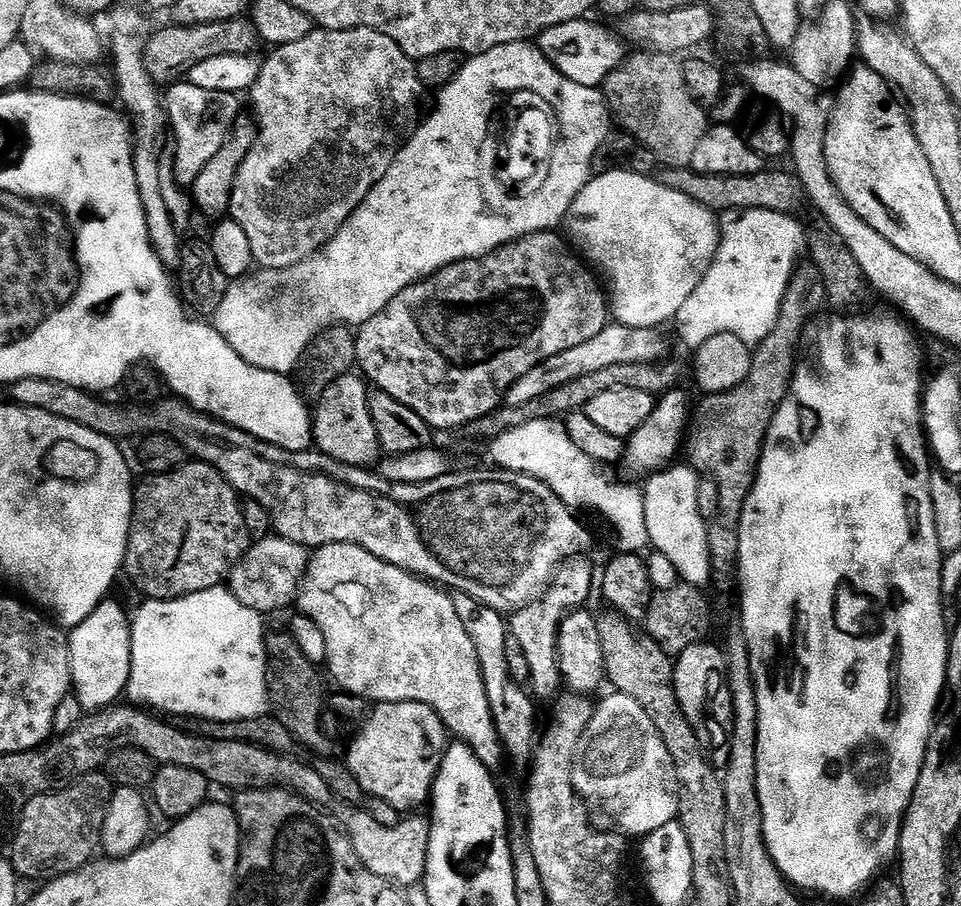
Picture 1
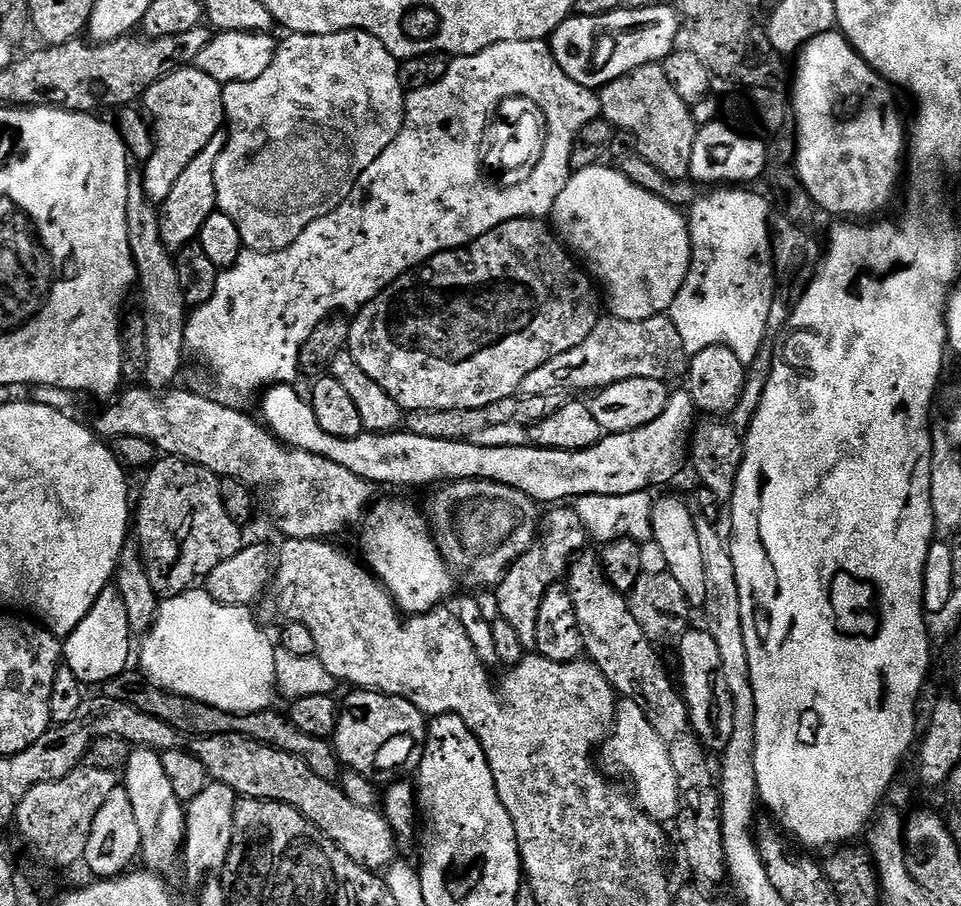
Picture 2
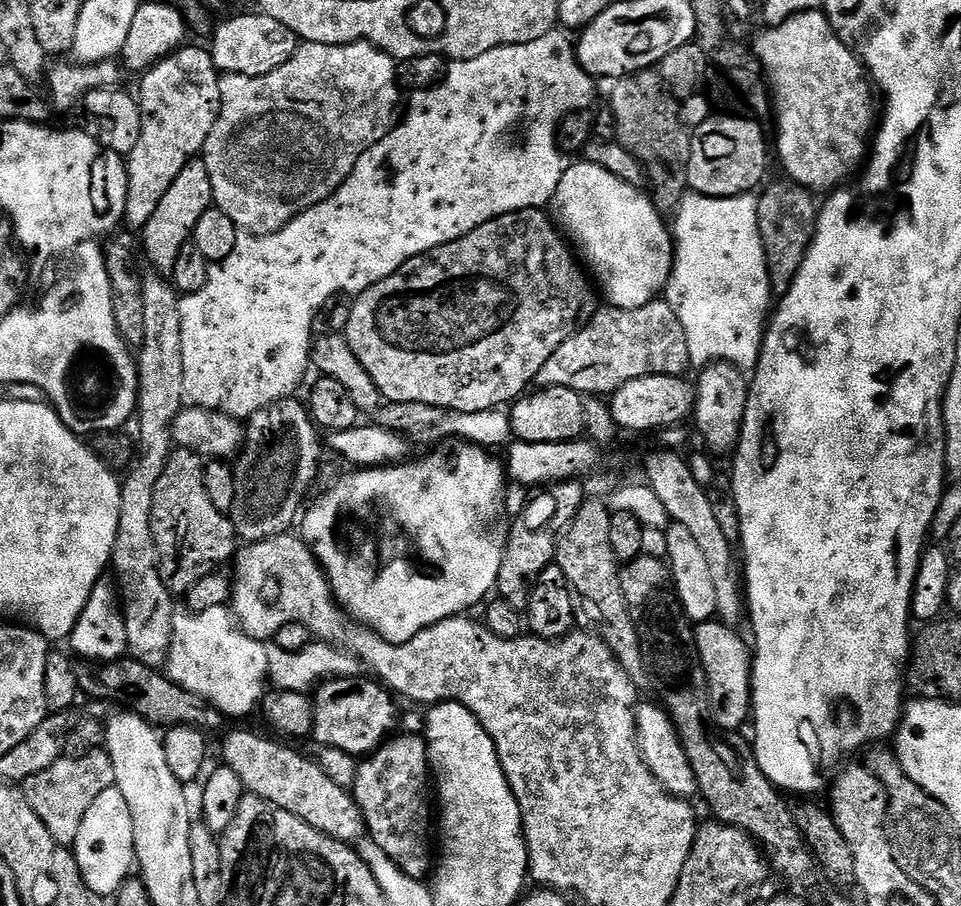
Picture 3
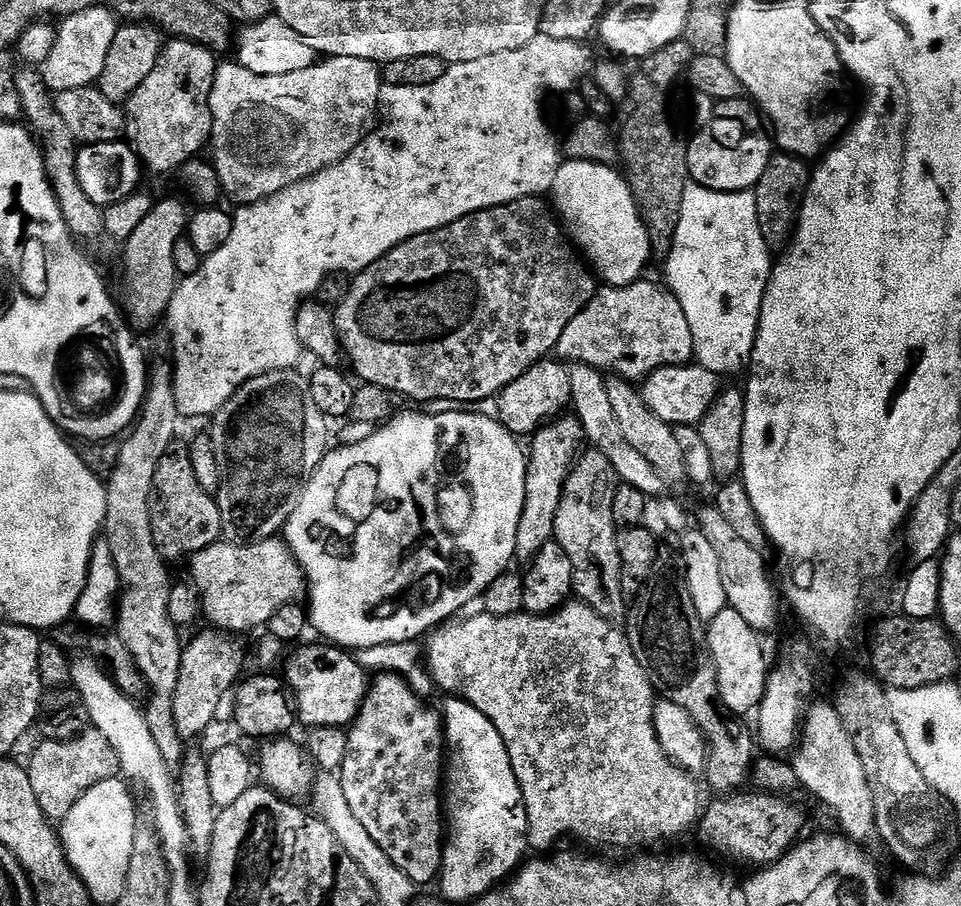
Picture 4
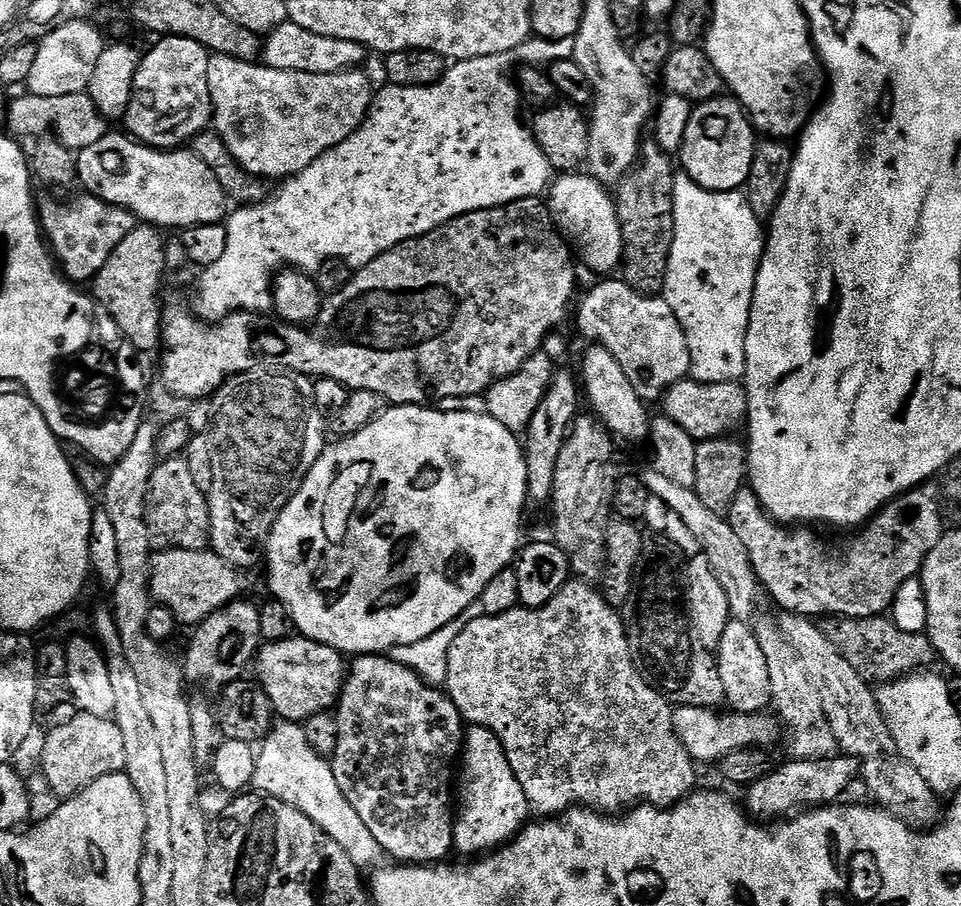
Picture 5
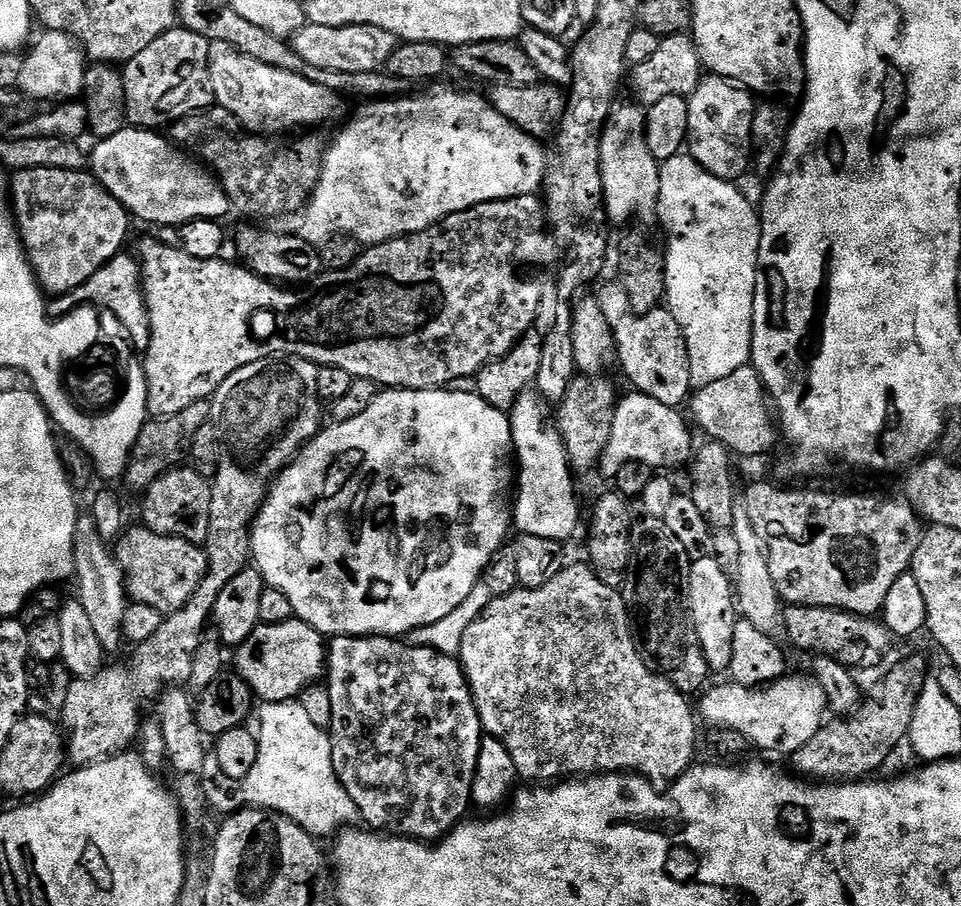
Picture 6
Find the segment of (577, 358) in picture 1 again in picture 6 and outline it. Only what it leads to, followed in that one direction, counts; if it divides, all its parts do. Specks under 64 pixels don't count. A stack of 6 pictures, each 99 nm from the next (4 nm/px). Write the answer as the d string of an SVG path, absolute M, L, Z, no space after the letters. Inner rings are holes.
M616 282L606 285L598 293L598 299L602 314L606 316L606 322L610 322L610 330L614 334L619 367L624 367L624 376L632 383L631 387L654 398L654 402L662 402L662 406L679 409L680 403L689 399L693 386L686 342L672 313L667 307L661 306L650 310L650 314L639 316Z

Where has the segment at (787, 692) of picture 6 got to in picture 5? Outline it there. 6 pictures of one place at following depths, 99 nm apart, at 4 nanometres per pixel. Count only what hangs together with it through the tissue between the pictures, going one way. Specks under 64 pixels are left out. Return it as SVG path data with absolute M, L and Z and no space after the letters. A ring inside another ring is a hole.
M679 705L673 713L676 733L693 760L701 765L715 765L724 756L739 748L753 746L771 746L781 743L782 724L775 715L770 714L745 714L735 710L728 710L723 716L723 711L714 708L695 708L694 706ZM704 763L704 764L703 764Z

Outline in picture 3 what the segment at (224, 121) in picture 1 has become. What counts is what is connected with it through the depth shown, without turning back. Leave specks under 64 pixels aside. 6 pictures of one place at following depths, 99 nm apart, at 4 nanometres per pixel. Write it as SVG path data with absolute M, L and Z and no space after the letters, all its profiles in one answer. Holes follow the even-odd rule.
M185 46L165 56L143 73L138 91L140 112L144 115L144 129L138 146L127 153L128 197L123 223L136 230L144 229L150 222L158 202L166 190L182 174L184 167L203 153L204 144L220 117L220 77L207 47Z

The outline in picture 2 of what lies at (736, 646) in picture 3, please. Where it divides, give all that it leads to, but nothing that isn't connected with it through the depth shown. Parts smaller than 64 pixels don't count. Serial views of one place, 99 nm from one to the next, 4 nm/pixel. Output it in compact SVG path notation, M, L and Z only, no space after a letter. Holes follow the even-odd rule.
M693 627L691 630L684 633L683 636L679 637L678 645L680 644L680 680L678 676L678 684L682 689L682 695L684 698L685 704L688 706L688 717L692 723L692 731L695 732L696 736L700 740L700 743L704 745L705 749L709 753L719 754L723 752L726 742L730 742L730 734L734 731L734 712L732 710L732 703L730 702L730 694L726 690L726 678L722 678L722 658L718 654L718 645L715 644L714 638L709 632L707 632L703 627L696 628Z

